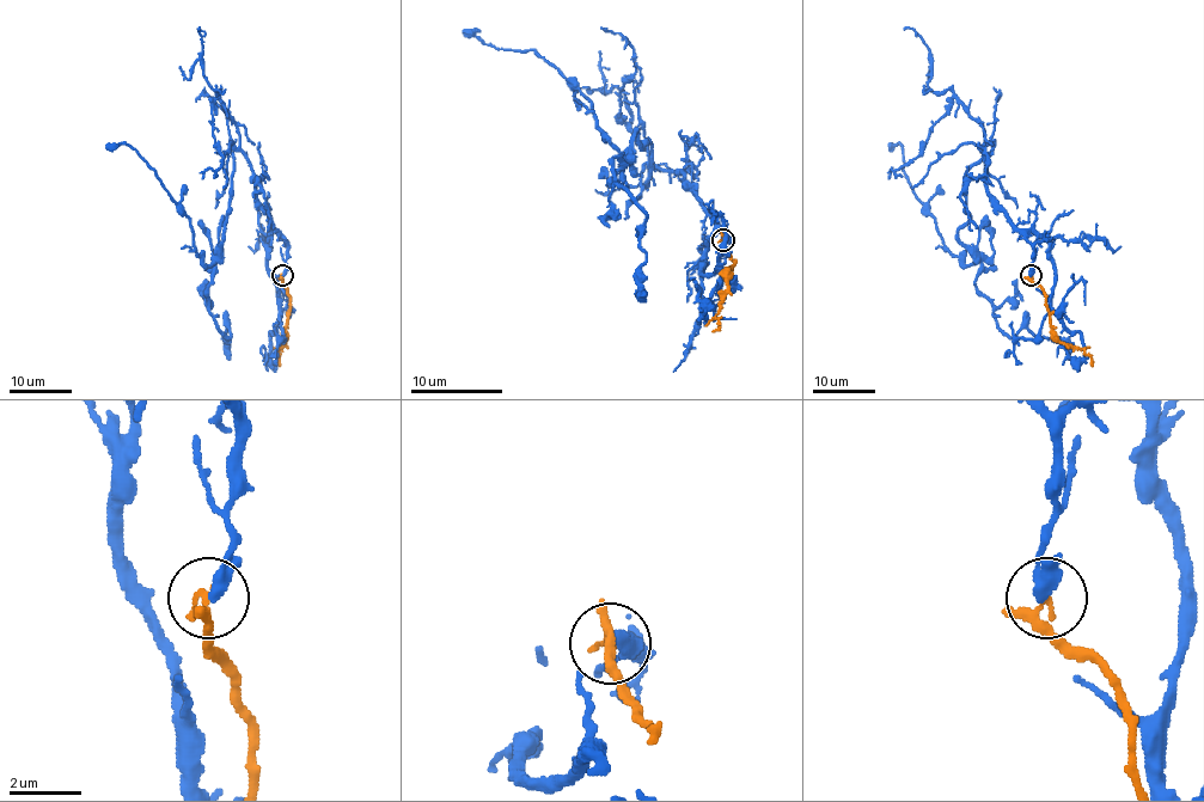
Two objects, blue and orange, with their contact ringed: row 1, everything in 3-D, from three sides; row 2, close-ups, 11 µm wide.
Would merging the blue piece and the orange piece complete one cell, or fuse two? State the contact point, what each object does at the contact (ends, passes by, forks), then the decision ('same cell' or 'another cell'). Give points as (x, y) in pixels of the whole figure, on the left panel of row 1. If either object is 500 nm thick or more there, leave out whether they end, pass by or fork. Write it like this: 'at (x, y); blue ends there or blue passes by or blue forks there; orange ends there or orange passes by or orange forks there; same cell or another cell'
at (282, 275); blue ends there; orange passes by; another cell

